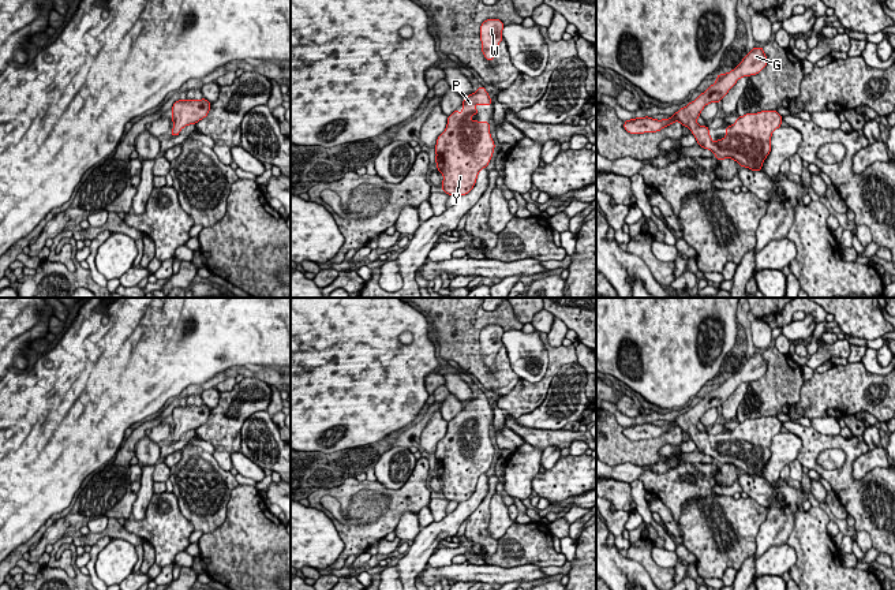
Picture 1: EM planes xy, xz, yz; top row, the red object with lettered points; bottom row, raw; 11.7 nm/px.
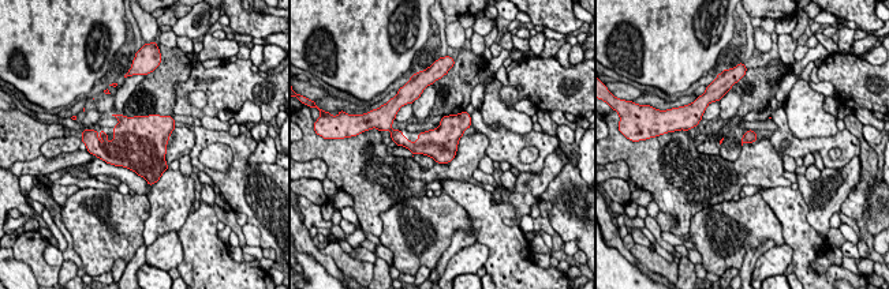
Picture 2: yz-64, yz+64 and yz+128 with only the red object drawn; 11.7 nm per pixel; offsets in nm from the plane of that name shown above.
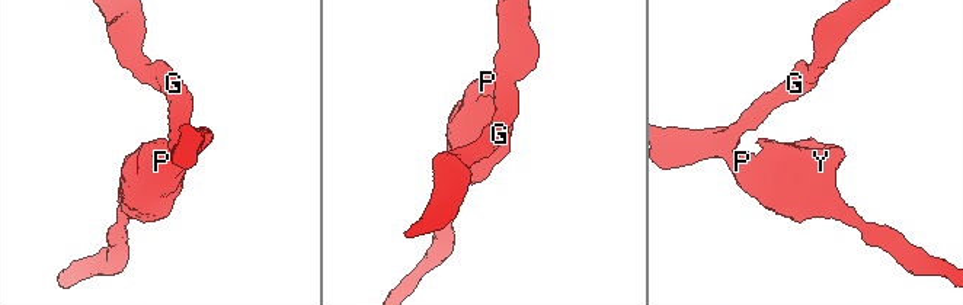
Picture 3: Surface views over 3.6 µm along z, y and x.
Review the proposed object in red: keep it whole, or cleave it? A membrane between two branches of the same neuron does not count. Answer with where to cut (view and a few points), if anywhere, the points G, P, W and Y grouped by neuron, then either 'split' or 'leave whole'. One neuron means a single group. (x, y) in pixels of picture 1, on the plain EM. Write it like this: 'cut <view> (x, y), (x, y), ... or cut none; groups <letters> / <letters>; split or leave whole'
cut none; groups G P W Y; leave whole

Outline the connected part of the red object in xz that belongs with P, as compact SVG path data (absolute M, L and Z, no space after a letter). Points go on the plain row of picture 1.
M482 392L464 403L461 418L456 415L449 421L446 436L437 445L437 475L443 481L442 497L449 501L468 500L476 489L479 477L488 471L494 459L490 429L469 426L479 421L479 415L473 414L479 410L493 410Z

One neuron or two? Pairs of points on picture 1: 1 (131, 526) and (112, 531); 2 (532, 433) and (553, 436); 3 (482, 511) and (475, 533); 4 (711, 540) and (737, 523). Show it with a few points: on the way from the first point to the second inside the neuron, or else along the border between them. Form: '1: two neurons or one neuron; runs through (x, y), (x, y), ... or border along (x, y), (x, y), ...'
1: two neurons; border along (123, 526), (139, 537)
2: one neuron; runs through (538, 436), (547, 436)
3: one neuron; runs through (480, 516), (476, 527)
4: one neuron; runs through (718, 534), (734, 530)

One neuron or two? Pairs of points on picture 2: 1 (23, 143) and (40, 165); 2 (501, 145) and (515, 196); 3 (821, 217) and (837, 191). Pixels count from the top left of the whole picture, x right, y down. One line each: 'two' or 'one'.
1: two
2: two
3: one

